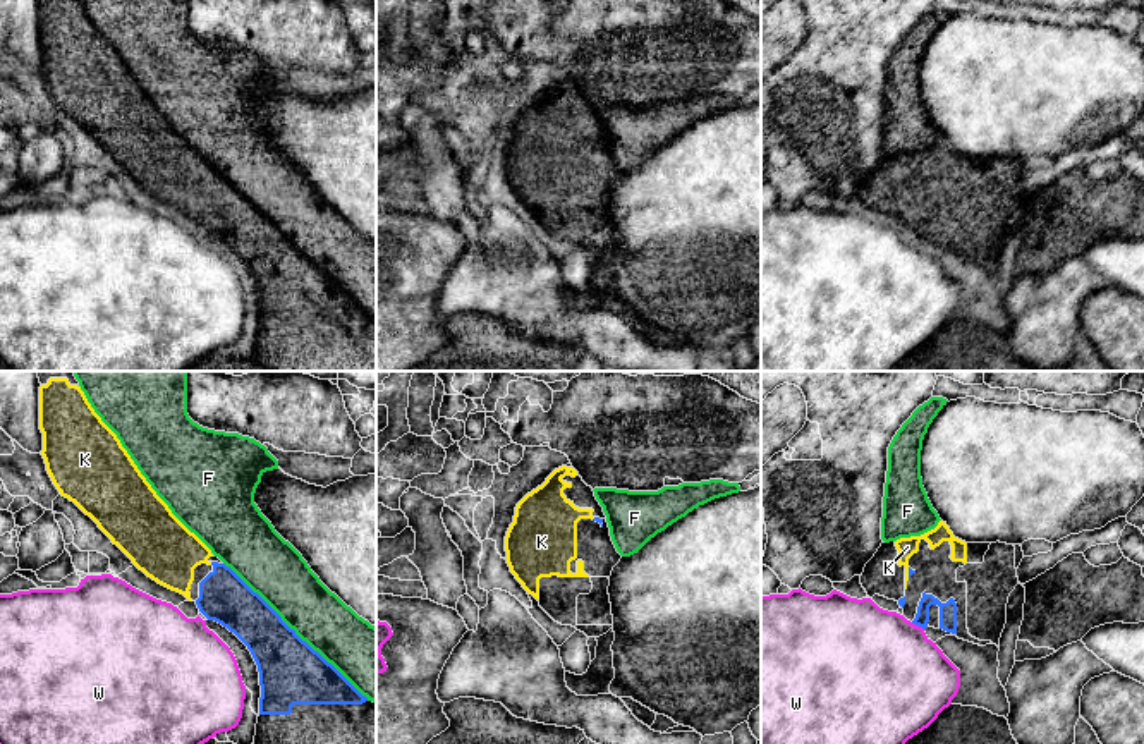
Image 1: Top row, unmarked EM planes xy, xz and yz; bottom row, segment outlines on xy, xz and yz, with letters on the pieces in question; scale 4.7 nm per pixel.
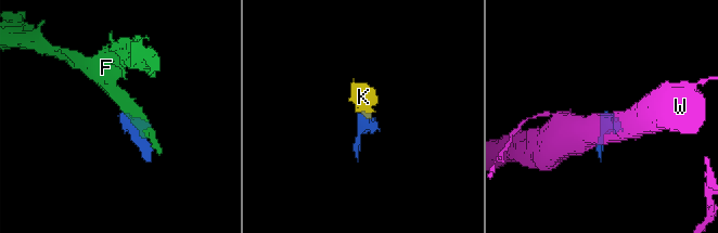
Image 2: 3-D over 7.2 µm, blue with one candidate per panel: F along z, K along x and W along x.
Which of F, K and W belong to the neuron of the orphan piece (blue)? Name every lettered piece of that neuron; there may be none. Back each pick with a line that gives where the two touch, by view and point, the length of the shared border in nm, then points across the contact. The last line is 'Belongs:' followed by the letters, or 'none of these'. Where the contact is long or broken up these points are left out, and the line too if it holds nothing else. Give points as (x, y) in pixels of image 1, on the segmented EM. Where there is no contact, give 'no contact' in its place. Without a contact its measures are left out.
K: contact yz (909, 573); length 60 nm; way yz (911, 571), (909, 573), (906, 564), (907, 547)
Belongs: K

